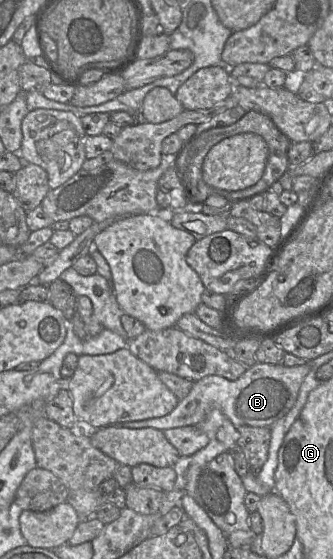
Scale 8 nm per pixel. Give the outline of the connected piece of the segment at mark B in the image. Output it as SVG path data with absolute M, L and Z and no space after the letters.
M257 362L234 381L219 375L205 376L193 383L186 397L167 415L140 421L116 423L120 428L140 429L151 427L161 431L170 428L195 426L212 409L219 409L236 426L242 425L271 427L284 417L295 405L300 386L310 371L309 363L295 366Z

